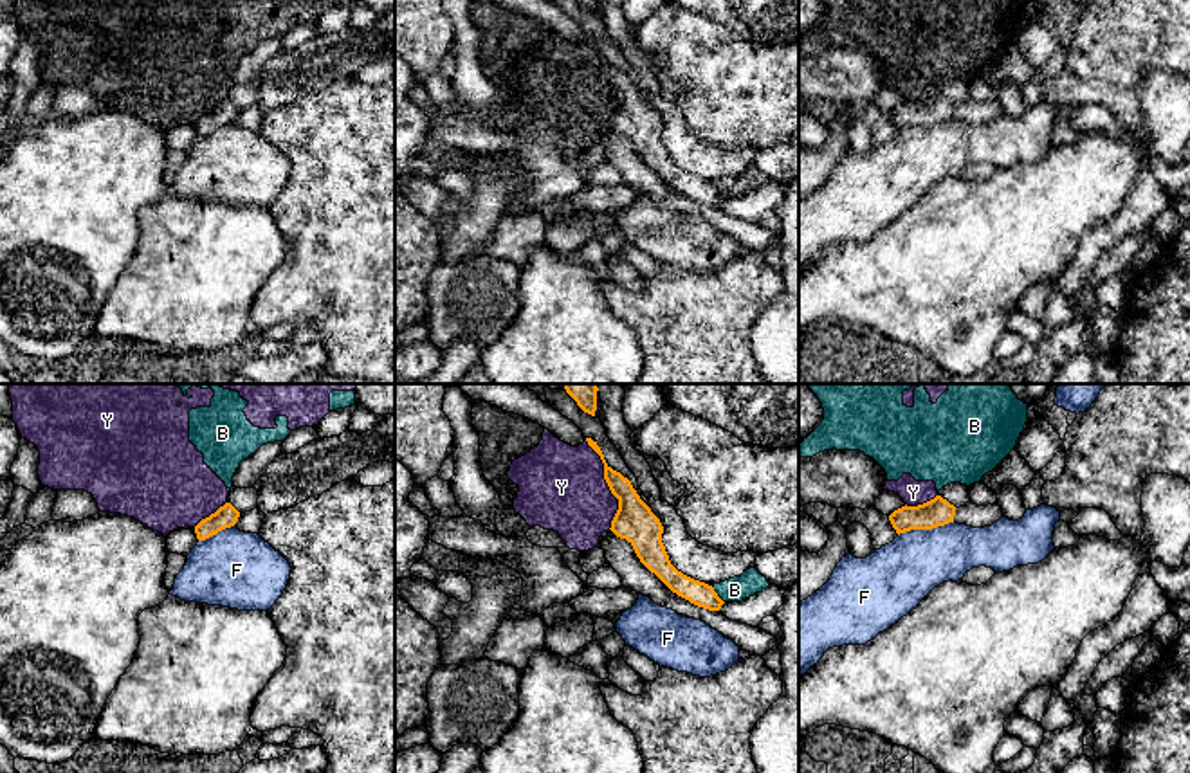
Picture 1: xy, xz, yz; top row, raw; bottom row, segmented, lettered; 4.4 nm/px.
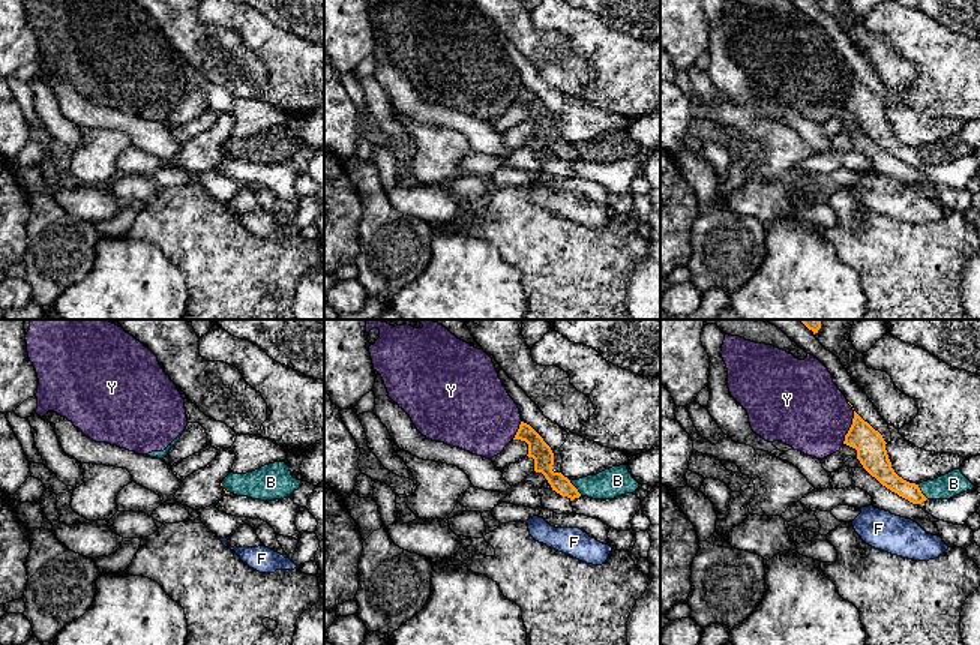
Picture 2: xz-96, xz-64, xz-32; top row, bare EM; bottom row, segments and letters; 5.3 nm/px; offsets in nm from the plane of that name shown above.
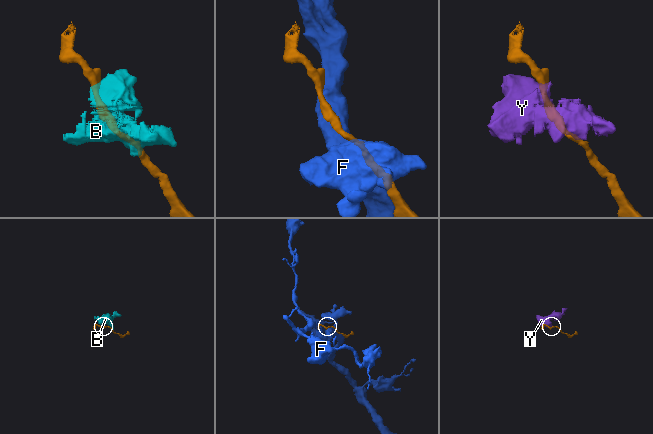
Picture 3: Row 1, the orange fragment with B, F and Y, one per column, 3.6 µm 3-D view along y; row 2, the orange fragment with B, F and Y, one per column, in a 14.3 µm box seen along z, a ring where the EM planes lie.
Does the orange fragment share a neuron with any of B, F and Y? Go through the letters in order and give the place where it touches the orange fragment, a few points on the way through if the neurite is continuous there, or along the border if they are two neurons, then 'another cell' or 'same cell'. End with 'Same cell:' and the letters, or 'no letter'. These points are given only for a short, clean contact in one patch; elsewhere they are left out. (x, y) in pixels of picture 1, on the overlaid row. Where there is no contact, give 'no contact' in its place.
B: contact xz (716, 595); border xz (711, 586), (723, 602); another cell
F: contact yz (925, 528); another cell
Y: contact xz (606, 481); border xz (585, 438), (599, 456), (603, 478), (617, 500), (610, 528); another cell
Same cell: no letter

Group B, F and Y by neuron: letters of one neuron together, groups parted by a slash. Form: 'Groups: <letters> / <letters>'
Groups: B Y / F

